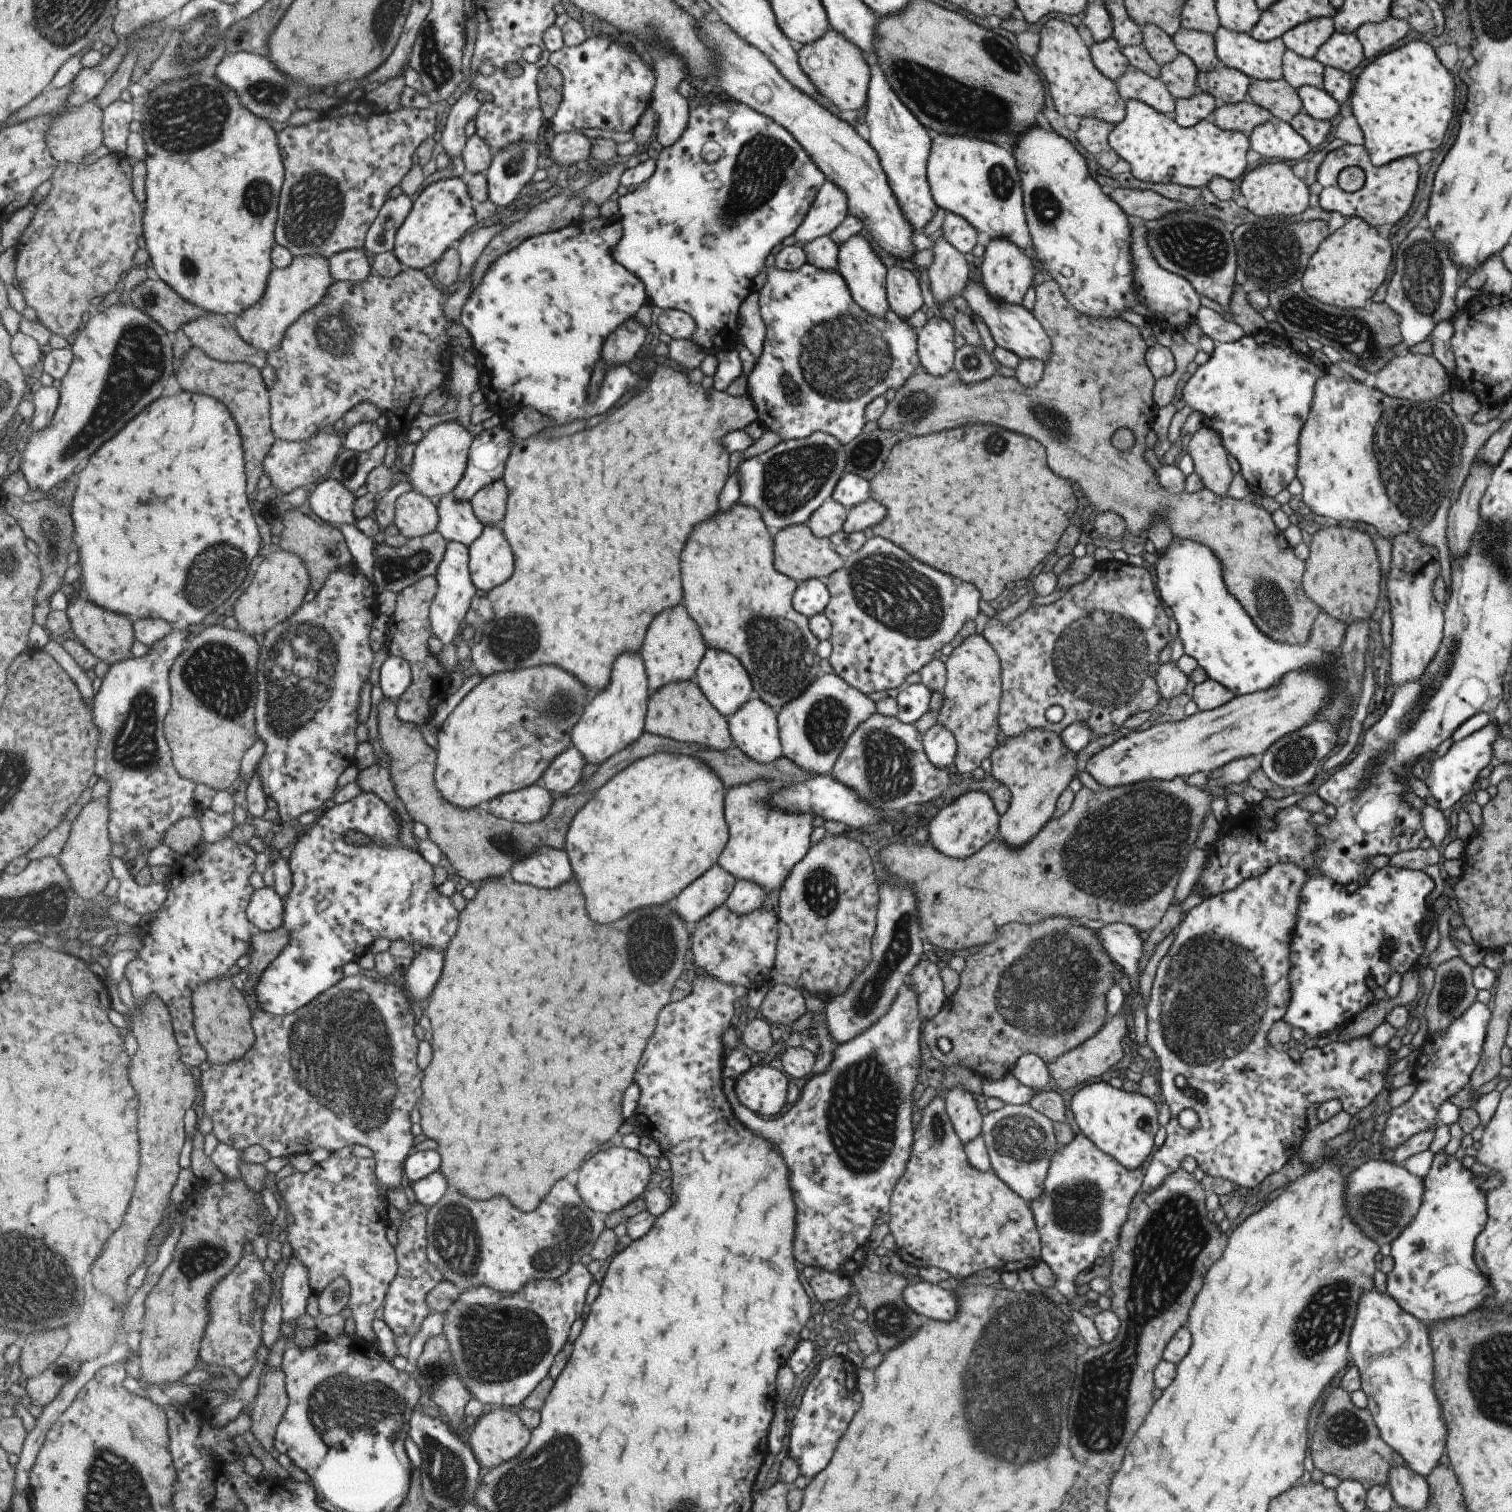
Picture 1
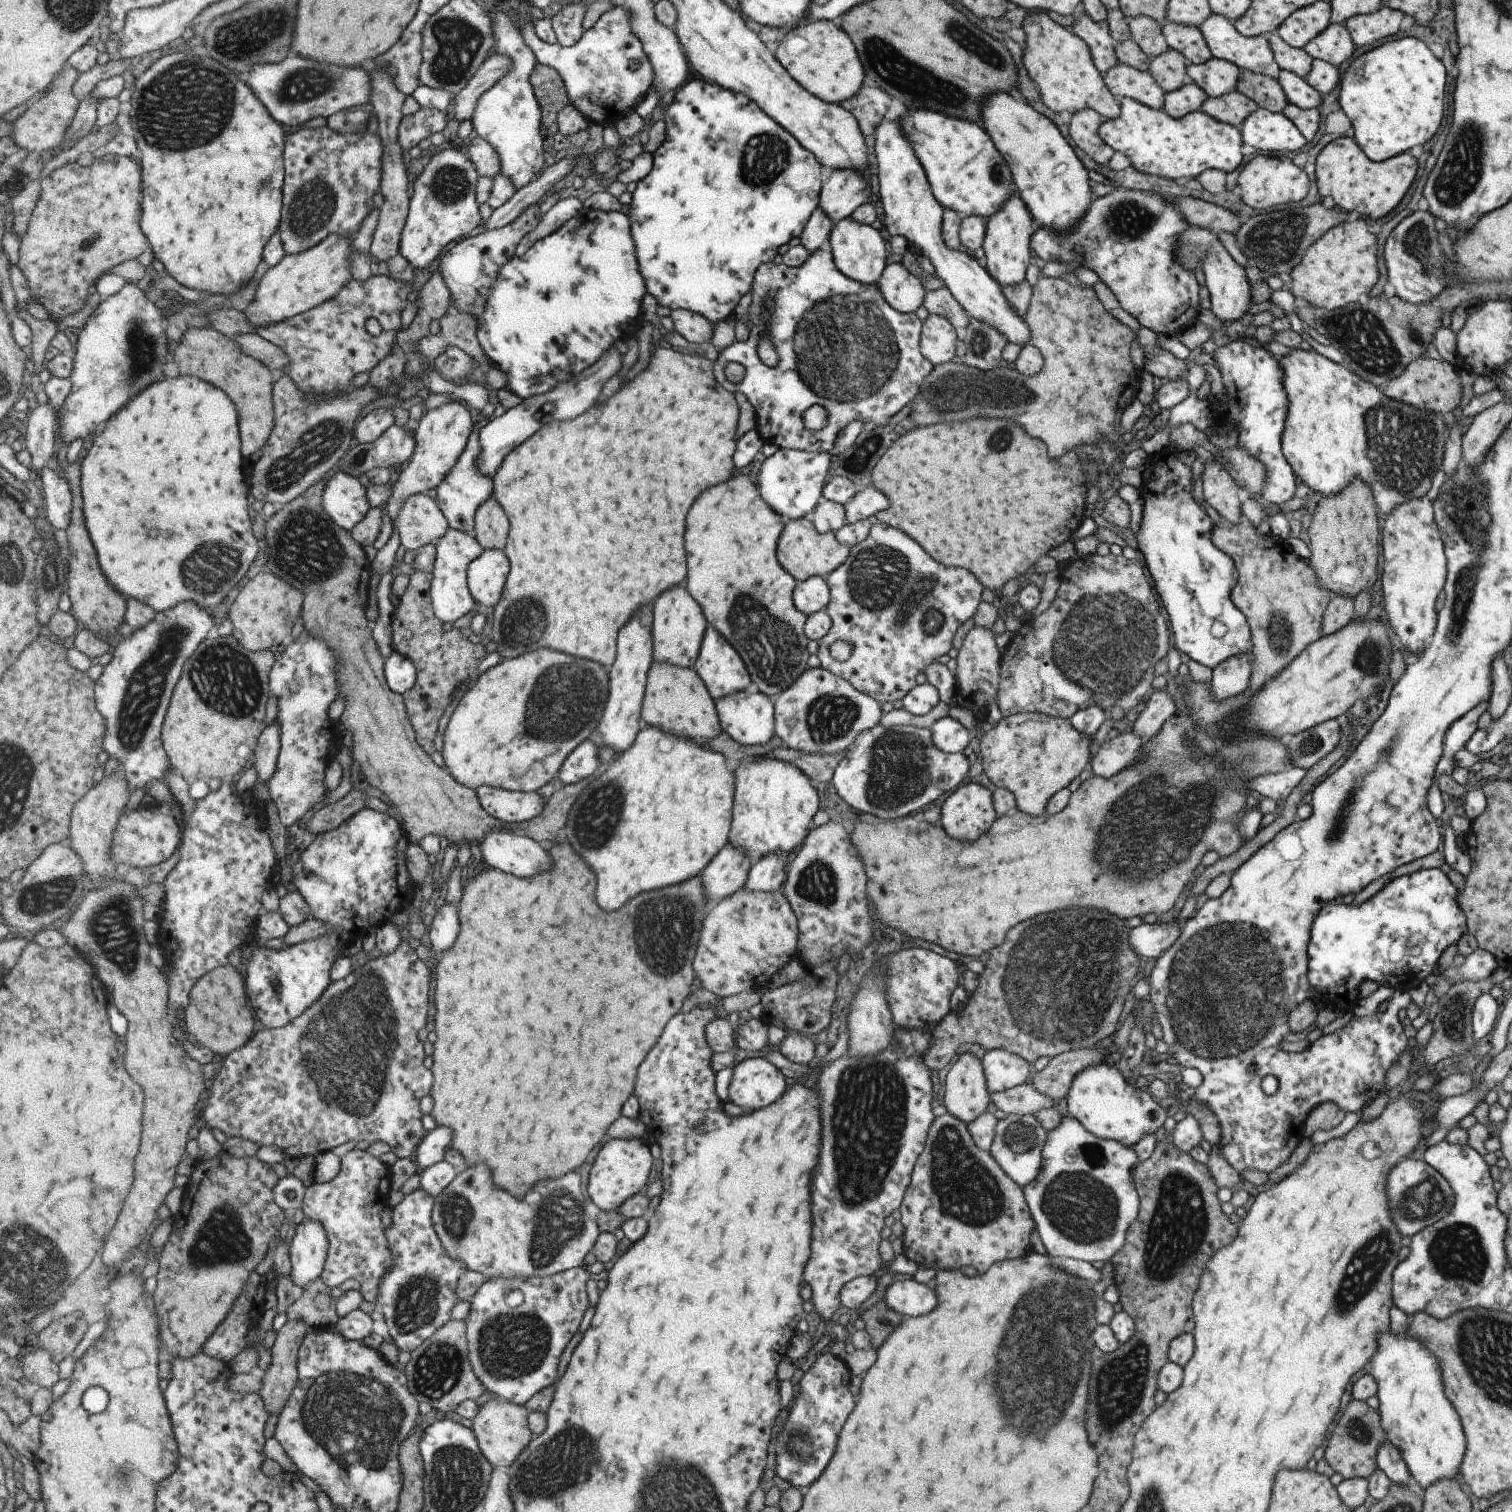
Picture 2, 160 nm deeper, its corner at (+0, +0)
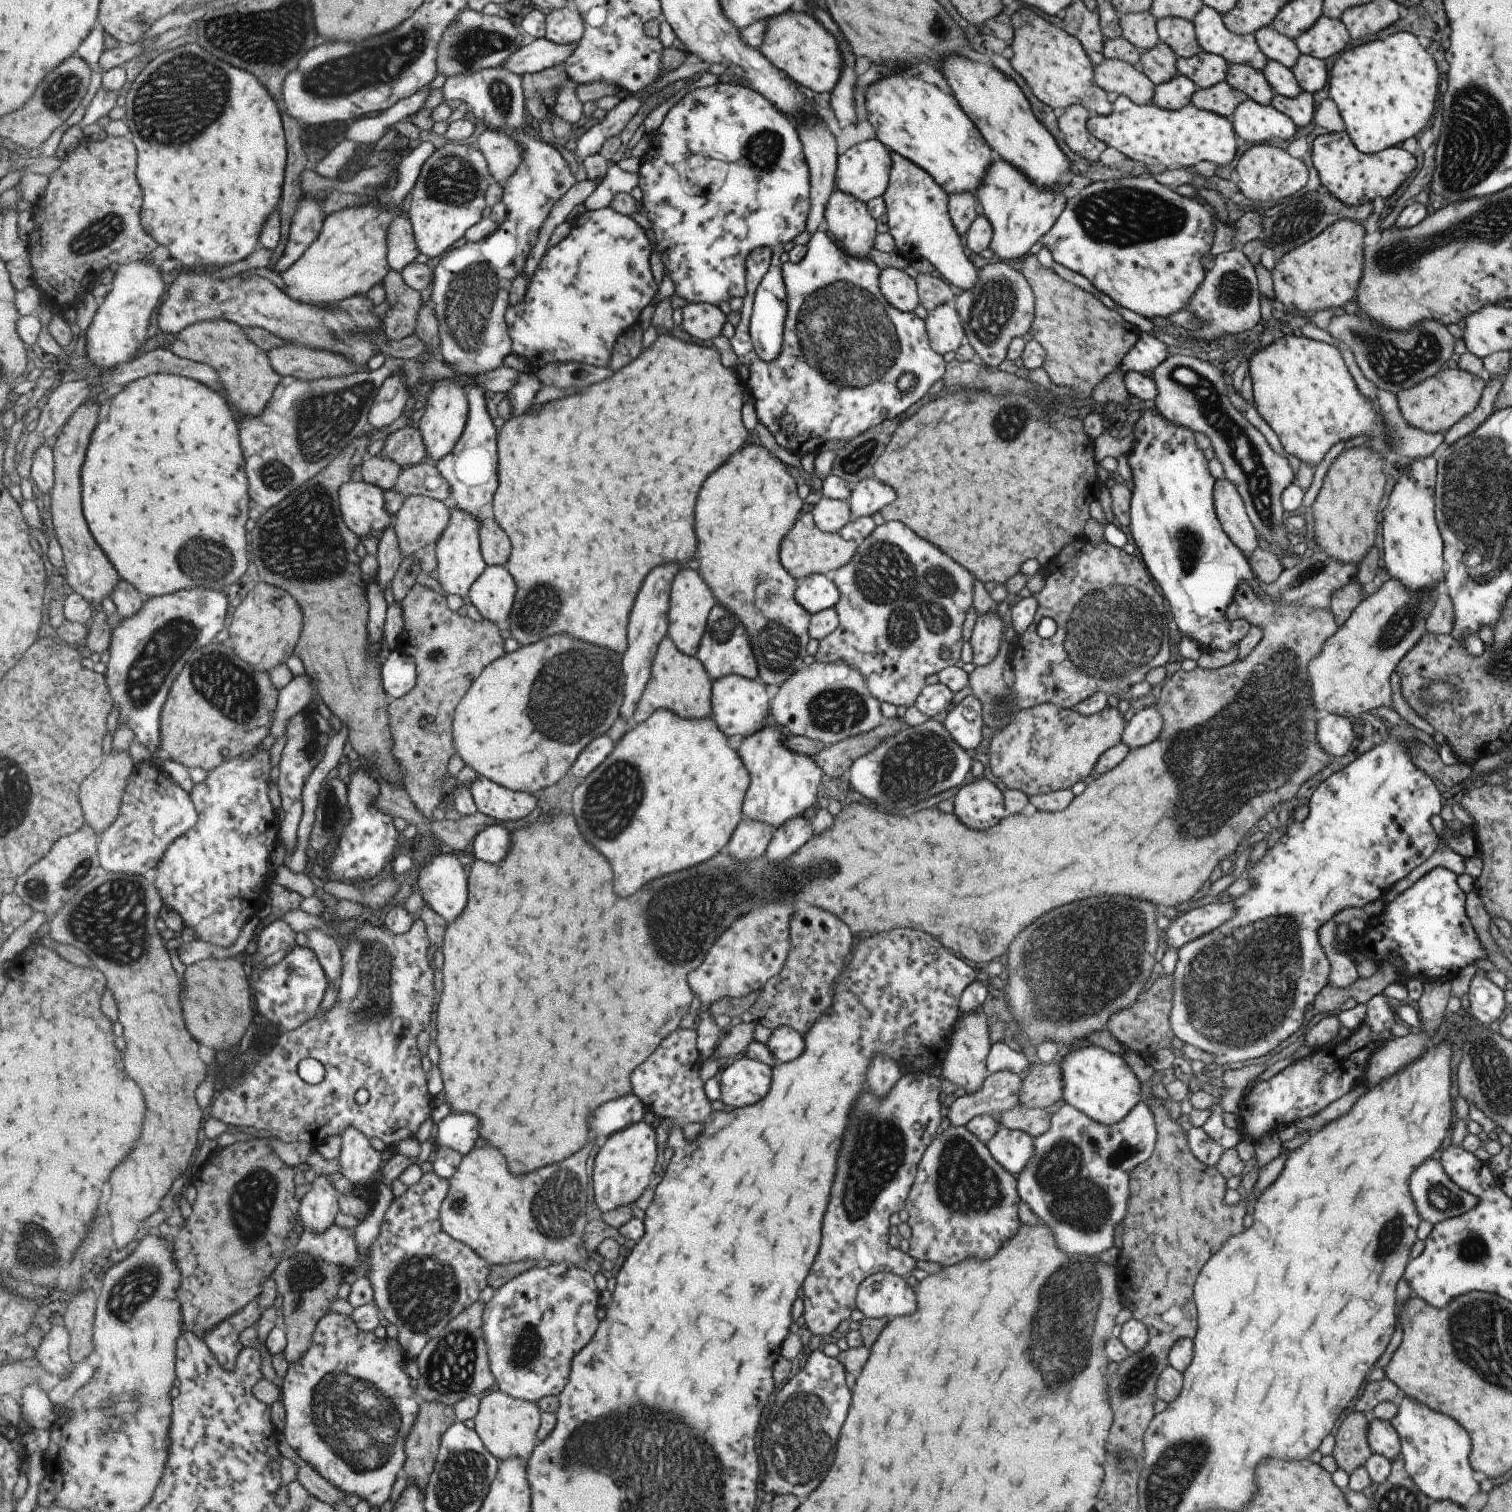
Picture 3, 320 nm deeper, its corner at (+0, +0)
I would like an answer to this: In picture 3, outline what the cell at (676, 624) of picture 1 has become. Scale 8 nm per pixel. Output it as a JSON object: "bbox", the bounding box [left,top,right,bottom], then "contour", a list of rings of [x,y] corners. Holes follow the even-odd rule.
{"bbox":[667,570,716,656],"contour":[[[679,570],[675,574],[675,580],[671,584],[671,594],[667,606],[667,636],[673,641],[673,644],[687,656],[694,656],[697,652],[703,631],[706,627],[708,612],[716,603],[710,588],[705,586],[701,576],[695,570]]]}

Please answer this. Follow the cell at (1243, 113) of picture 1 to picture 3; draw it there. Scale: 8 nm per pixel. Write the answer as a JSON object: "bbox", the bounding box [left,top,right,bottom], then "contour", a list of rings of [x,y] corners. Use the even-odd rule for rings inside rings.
{"bbox":[1190,80,1245,119],"contour":[[[1223,80],[1213,86],[1197,89],[1190,96],[1190,104],[1229,119],[1234,108],[1245,99],[1244,92],[1231,88],[1231,85]]]}

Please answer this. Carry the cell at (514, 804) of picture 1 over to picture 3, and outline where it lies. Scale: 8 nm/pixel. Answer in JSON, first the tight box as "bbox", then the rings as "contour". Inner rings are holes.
{"bbox":[471,775,537,822],"contour":[[[478,775],[471,787],[479,812],[499,822],[523,820],[537,808],[536,794],[515,792],[486,776]]]}

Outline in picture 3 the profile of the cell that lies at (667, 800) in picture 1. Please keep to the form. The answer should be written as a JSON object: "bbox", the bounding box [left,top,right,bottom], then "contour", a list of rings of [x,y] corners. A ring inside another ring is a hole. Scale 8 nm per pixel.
{"bbox":[573,709,749,896],"contour":[[[659,709],[642,723],[637,723],[627,729],[620,739],[615,742],[613,750],[607,755],[607,758],[603,759],[603,764],[600,764],[591,772],[581,784],[578,784],[573,790],[575,792],[573,810],[575,810],[575,816],[579,816],[579,826],[583,828],[583,834],[587,836],[587,840],[591,840],[591,844],[595,844],[595,848],[599,848],[603,852],[603,856],[607,856],[607,860],[611,860],[611,864],[615,864],[615,888],[619,888],[619,896],[629,896],[653,878],[659,878],[659,876],[695,866],[695,864],[709,860],[709,858],[724,850],[733,829],[743,817],[742,802],[749,781],[749,773],[743,766],[738,753],[729,748],[726,736],[717,728],[712,717],[684,719],[670,710]]]}

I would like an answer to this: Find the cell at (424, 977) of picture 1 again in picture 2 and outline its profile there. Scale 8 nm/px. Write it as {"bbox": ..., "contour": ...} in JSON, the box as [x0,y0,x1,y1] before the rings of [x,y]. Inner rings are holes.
{"bbox":[429,904,461,958],"contour":[[[445,904],[437,913],[434,914],[429,935],[430,951],[435,958],[441,958],[445,950],[449,950],[461,930],[461,920],[459,920],[458,906]]]}

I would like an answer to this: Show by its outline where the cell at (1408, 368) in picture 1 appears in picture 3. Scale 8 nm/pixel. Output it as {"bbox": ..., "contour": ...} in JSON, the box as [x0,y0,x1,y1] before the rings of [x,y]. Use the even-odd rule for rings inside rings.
{"bbox":[1396,368,1484,436],"contour":[[[1459,368],[1441,369],[1419,384],[1398,392],[1396,399],[1402,417],[1414,430],[1440,433],[1444,436],[1453,424],[1458,423],[1477,406],[1483,387],[1484,382],[1477,375]]]}

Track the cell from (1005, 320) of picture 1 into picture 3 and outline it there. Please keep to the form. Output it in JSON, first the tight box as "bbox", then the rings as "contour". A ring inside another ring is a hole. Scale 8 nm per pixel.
{"bbox":[881,151,978,293],"contour":[[[893,151],[889,155],[892,165],[887,188],[881,198],[886,206],[885,222],[888,233],[893,237],[895,251],[903,258],[916,252],[927,259],[936,274],[941,274],[956,293],[971,288],[978,270],[963,253],[959,234],[947,210],[948,194],[922,168]]]}

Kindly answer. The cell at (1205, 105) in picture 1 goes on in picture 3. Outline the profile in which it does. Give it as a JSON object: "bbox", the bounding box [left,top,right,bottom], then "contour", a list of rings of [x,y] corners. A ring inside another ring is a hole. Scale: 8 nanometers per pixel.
{"bbox":[1150,75,1197,110],"contour":[[[1175,75],[1161,84],[1154,85],[1150,102],[1162,109],[1175,110],[1190,104],[1190,96],[1197,90],[1185,75]]]}

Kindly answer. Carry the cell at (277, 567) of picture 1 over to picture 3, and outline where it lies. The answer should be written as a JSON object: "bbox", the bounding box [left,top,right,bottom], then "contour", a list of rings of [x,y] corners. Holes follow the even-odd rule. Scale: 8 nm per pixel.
{"bbox":[228,583,304,672],"contour":[[[258,583],[246,598],[235,608],[229,625],[228,641],[245,662],[258,671],[271,672],[293,656],[296,644],[304,628],[301,605],[283,589]]]}

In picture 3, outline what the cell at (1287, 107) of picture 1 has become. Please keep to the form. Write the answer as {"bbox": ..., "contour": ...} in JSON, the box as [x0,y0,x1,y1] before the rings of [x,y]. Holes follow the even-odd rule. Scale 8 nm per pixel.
{"bbox":[1224,63,1272,105],"contour":[[[1233,63],[1227,67],[1224,81],[1231,85],[1231,88],[1244,92],[1246,98],[1260,105],[1269,105],[1272,88],[1267,84],[1261,70],[1253,68],[1249,64]]]}

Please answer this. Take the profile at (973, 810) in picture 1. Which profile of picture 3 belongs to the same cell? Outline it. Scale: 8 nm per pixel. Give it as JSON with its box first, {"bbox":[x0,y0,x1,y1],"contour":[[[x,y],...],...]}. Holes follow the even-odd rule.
{"bbox":[952,778,1005,828],"contour":[[[987,778],[961,786],[952,802],[953,814],[969,828],[995,826],[1005,812],[1002,793]]]}

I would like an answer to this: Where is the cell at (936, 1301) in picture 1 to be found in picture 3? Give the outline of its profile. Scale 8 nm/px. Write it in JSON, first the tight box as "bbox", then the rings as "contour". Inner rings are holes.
{"bbox":[855,1271,915,1317],"contour":[[[881,1271],[866,1276],[859,1284],[855,1306],[864,1317],[907,1316],[915,1312],[915,1296],[904,1277]]]}

